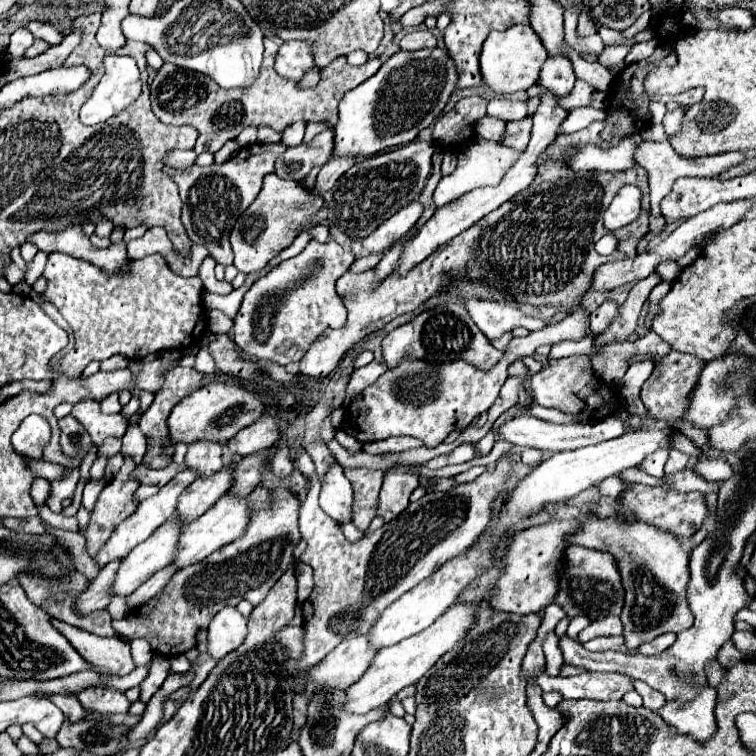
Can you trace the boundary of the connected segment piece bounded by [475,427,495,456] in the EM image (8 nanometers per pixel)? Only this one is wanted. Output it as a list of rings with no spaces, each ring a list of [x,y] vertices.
[[[491,427],[485,437],[479,440],[475,445],[482,456],[488,455],[495,444],[495,436],[493,428]]]

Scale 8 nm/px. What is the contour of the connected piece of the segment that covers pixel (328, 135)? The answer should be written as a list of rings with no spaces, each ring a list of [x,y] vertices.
[[[324,130],[310,142],[302,142],[300,146],[286,148],[284,154],[280,154],[276,162],[276,174],[280,178],[290,178],[290,180],[302,180],[314,166],[322,166],[330,154],[332,154],[332,144],[334,136],[332,130]]]

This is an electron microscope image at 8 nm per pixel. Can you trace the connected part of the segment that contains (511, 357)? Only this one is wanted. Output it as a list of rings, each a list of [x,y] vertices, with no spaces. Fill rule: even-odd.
[[[586,308],[574,310],[558,324],[546,326],[538,332],[530,332],[524,338],[512,338],[502,358],[490,370],[478,370],[466,360],[454,362],[422,362],[416,358],[404,358],[394,370],[386,370],[374,384],[362,390],[348,406],[342,430],[358,442],[376,442],[390,436],[414,436],[424,442],[426,448],[436,448],[454,430],[464,430],[476,416],[486,412],[500,394],[502,384],[508,378],[508,364],[524,356],[534,354],[542,344],[558,344],[562,340],[580,340],[586,336]]]

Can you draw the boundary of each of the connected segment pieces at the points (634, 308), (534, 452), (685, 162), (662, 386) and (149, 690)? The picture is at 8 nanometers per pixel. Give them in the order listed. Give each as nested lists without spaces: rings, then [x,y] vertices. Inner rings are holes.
[[[654,272],[650,278],[646,280],[640,280],[638,284],[634,284],[634,287],[628,294],[626,302],[620,306],[620,312],[618,316],[614,318],[614,322],[604,330],[604,334],[600,334],[596,338],[598,344],[608,344],[608,342],[624,342],[626,336],[630,336],[636,326],[638,326],[638,316],[640,316],[641,310],[646,298],[650,296],[652,288],[660,282],[660,274]]]
[[[524,448],[521,452],[522,462],[529,466],[533,466],[536,462],[541,460],[542,456],[542,452],[535,448]]]
[[[642,140],[636,146],[634,152],[634,160],[638,166],[642,166],[648,172],[648,182],[650,182],[650,206],[652,206],[652,214],[654,216],[662,216],[660,214],[660,200],[670,192],[670,186],[674,184],[676,178],[682,176],[716,176],[736,164],[740,164],[744,160],[742,152],[726,152],[726,154],[716,154],[716,156],[706,156],[706,158],[682,158],[678,156],[678,152],[668,144],[668,142],[654,142],[654,140]]]
[[[670,352],[664,358],[656,358],[656,368],[652,372],[652,376],[646,380],[646,384],[642,386],[642,402],[648,408],[648,412],[654,418],[660,420],[668,420],[670,426],[678,428],[682,434],[686,434],[688,438],[692,438],[692,442],[702,448],[706,446],[706,434],[708,430],[698,430],[694,426],[690,426],[690,422],[684,420],[684,412],[690,404],[690,394],[694,390],[694,382],[698,382],[698,374],[702,370],[706,362],[700,358],[694,358],[690,354],[682,354],[682,352]]]
[[[154,656],[152,658],[152,664],[150,664],[150,674],[148,678],[140,684],[142,688],[142,702],[148,702],[152,698],[152,694],[164,684],[166,676],[168,676],[168,670],[170,670],[170,662],[166,658],[158,658]]]

